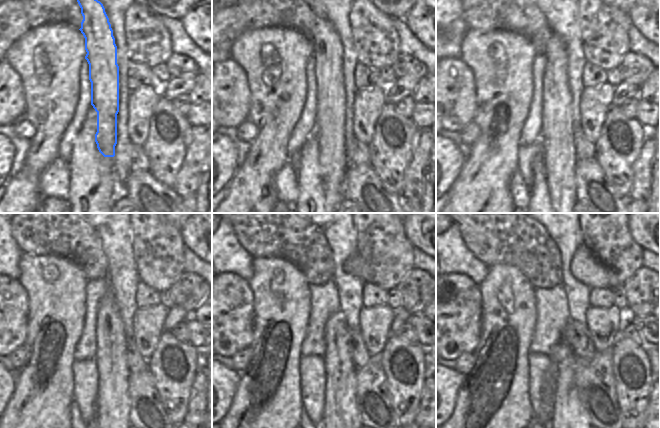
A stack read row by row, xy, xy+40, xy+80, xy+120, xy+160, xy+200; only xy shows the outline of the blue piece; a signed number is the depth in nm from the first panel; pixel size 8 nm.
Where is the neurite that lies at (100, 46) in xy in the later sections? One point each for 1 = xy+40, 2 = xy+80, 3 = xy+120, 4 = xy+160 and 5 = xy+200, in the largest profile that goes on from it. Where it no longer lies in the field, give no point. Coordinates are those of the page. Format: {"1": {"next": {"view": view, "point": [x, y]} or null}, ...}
{"1": {"next": {"view": "xy+40", "point": [327, 50]}}, "2": {"next": {"view": "xy+80", "point": [559, 158]}}, "3": {"next": {"view": "xy+120", "point": [113, 405]}}, "4": {"next": {"view": "xy+160", "point": [341, 416]}}, "5": {"next": {"view": "xy+200", "point": [569, 416]}}}

